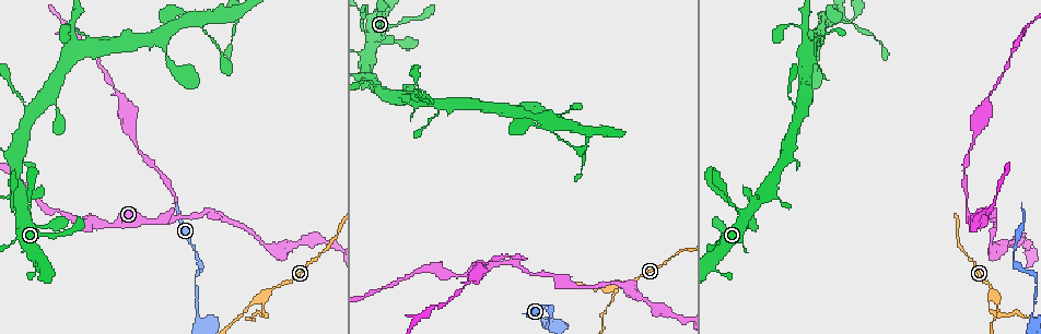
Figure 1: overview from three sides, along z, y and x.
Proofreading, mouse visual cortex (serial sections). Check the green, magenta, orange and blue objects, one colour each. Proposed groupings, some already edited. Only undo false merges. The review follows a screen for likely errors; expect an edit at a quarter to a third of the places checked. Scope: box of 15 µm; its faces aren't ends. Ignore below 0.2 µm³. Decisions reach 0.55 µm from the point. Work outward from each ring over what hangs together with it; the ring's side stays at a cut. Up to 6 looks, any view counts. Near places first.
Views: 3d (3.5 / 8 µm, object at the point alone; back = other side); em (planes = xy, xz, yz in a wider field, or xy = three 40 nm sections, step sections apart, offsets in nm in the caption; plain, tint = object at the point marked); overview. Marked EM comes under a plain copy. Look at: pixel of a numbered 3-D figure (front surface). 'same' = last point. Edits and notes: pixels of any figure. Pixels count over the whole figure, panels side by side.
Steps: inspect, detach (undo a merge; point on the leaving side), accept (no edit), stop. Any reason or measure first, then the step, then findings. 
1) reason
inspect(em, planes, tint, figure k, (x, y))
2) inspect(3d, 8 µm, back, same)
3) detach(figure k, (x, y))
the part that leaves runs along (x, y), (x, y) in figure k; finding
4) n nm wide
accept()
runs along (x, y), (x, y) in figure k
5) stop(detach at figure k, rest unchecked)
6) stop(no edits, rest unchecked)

sudden change in width
inspect(3d, 3.5 µm, figure 1, (990, 295))

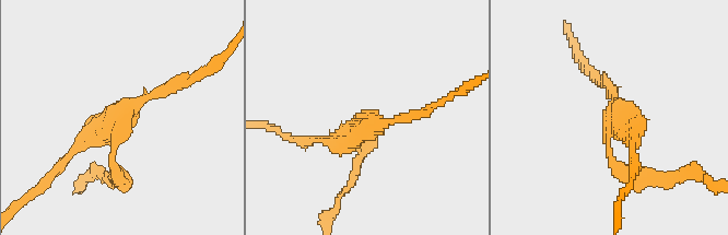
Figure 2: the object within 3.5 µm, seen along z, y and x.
now the EM
inspect(em, xy, step 5, tint, figure 2, (123, 118))

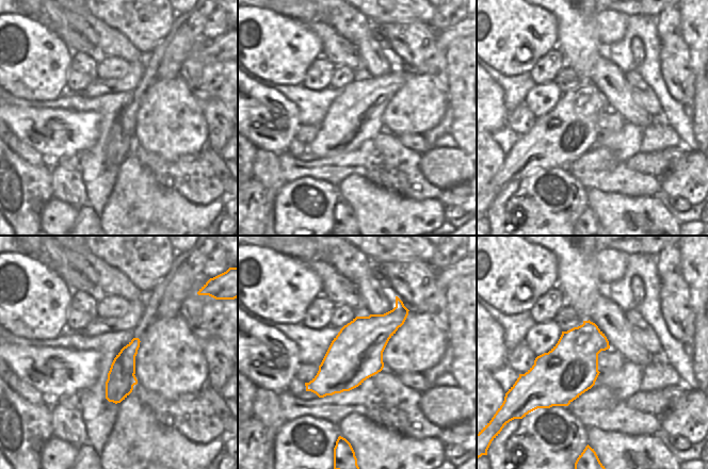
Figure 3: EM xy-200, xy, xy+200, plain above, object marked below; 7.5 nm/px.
detach(figure 2, (119, 175))
the part that leaves runs along (120, 127), (107, 180) in figure 2; a second cell is stuck on

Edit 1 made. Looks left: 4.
thick turns thin
inspect(em, xy, step 1, tint, figure 1, (983, 223))

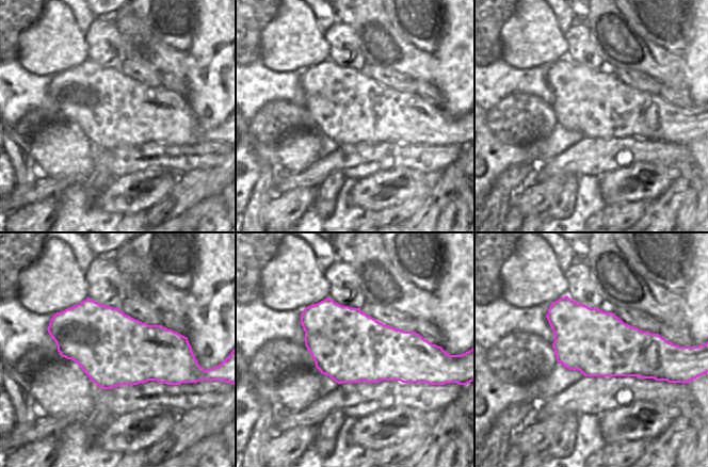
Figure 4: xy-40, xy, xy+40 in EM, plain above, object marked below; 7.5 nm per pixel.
see where the arms go
inspect(3d, 3.5 µm, same)

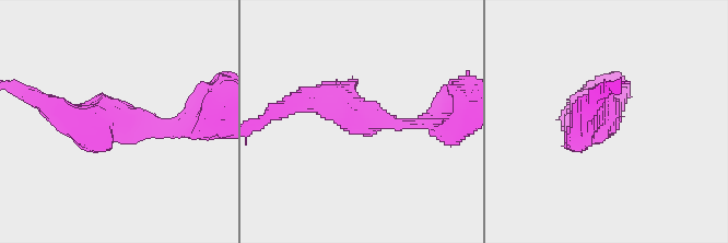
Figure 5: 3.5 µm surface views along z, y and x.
arms of 200, 400 nm
accept()
runs along (445, 116), (401, 125), (307, 100) in figure 5; continuous, no second cell

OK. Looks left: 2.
stop(detach at figure 2, rest unchecked)

